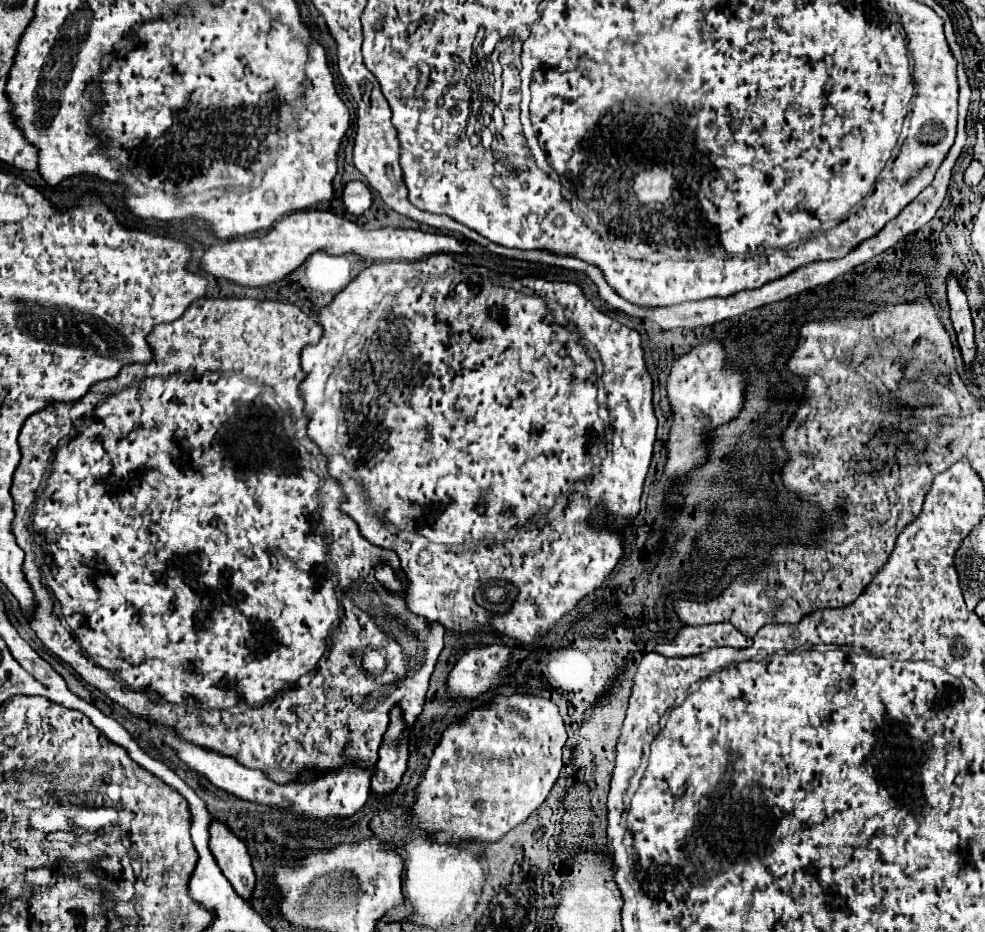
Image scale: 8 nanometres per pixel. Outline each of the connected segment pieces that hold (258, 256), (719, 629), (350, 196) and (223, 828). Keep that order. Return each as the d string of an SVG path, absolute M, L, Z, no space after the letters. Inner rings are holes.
M304 210L294 212L280 220L268 234L238 238L224 244L214 244L206 248L200 268L202 272L224 278L232 284L244 288L260 288L282 282L288 274L298 270L304 260L316 252L324 250L330 254L346 254L352 252L360 258L368 258L374 262L382 260L422 260L428 254L466 254L462 244L454 236L420 232L420 230L402 230L402 228L378 228L378 230L362 230L348 218L336 216L324 210Z
M708 624L682 628L672 644L658 644L656 652L664 656L694 656L710 648L748 648L750 644L752 638L740 634L732 624Z
M348 182L342 194L342 200L350 214L360 216L372 206L372 192L362 182Z
M214 820L210 826L210 848L222 874L228 878L236 894L244 900L250 900L256 888L256 876L248 860L246 846L226 824Z

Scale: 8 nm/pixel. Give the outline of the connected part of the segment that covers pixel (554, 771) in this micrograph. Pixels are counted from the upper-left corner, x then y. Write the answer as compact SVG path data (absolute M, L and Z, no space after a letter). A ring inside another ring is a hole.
M514 694L510 698L496 698L490 706L472 710L468 720L448 726L434 750L424 780L418 786L418 798L412 810L420 818L418 828L426 830L440 842L450 844L460 844L464 840L496 842L514 826L524 822L546 800L560 768L564 766L564 742L566 728L558 714L558 706L546 698Z

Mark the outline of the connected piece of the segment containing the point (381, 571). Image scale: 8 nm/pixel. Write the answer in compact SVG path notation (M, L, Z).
M376 566L376 578L392 592L400 592L400 588L402 588L402 584L394 576L394 572L390 568L386 568L386 566Z

